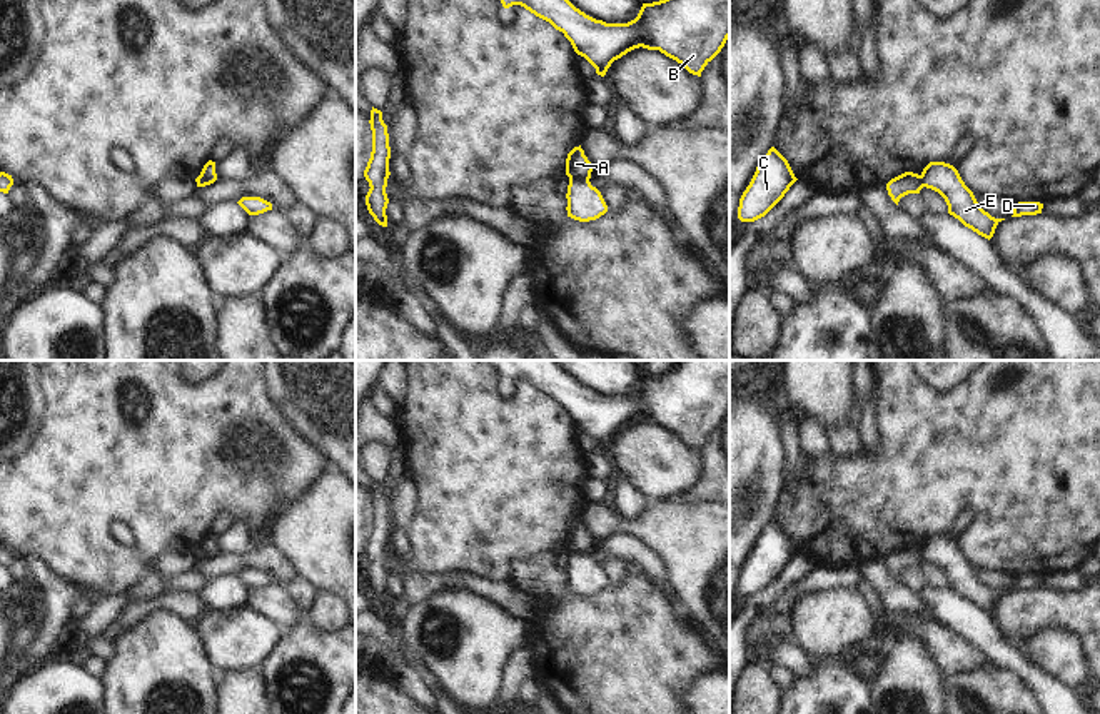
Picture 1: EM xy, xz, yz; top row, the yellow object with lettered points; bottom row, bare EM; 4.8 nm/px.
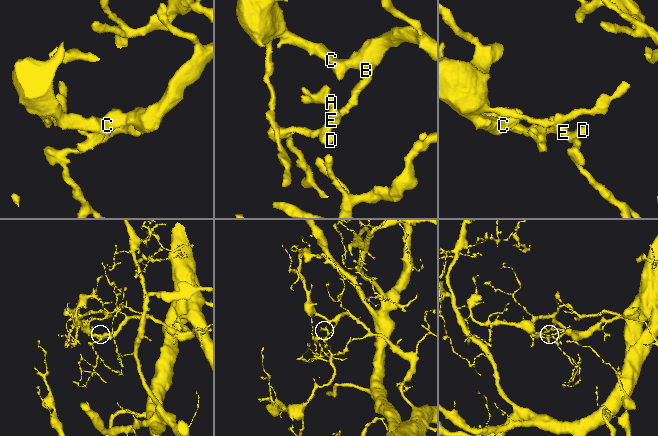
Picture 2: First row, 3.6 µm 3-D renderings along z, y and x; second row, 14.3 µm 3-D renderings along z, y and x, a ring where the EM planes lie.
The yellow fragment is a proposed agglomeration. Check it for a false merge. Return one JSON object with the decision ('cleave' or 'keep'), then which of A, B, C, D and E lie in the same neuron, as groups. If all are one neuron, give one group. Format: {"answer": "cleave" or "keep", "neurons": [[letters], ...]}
{"answer": "cleave", "neurons": [["A"], ["B", "C", "D", "E"]]}

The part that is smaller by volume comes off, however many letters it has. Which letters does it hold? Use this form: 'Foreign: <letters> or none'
Foreign: A

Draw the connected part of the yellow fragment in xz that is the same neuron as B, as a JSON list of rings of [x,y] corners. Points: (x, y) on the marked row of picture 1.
[[[501,0],[501,3],[504,8],[521,5],[549,22],[601,77],[614,60],[639,47],[659,50],[689,73],[701,77],[729,38],[729,0],[643,3],[638,17],[628,23],[596,20],[569,0]]]

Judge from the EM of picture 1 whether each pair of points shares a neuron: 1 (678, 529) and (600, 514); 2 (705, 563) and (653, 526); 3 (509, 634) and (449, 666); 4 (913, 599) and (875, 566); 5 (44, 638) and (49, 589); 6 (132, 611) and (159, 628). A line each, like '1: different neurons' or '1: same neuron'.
1: same neuron
2: same neuron
3: same neuron
4: same neuron
5: same neuron
6: different neurons

